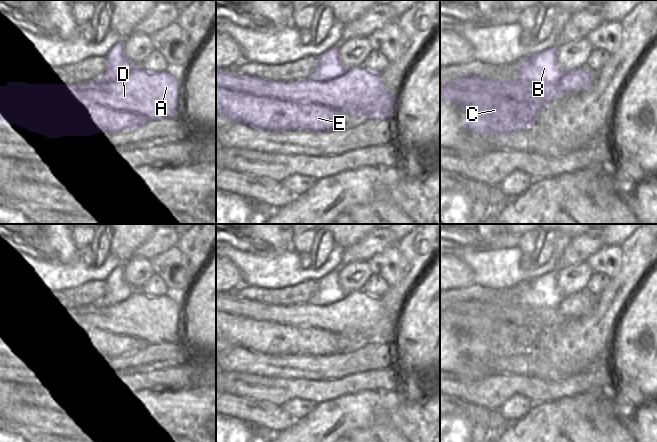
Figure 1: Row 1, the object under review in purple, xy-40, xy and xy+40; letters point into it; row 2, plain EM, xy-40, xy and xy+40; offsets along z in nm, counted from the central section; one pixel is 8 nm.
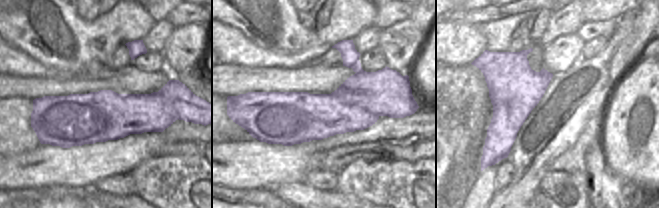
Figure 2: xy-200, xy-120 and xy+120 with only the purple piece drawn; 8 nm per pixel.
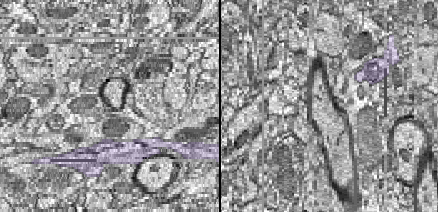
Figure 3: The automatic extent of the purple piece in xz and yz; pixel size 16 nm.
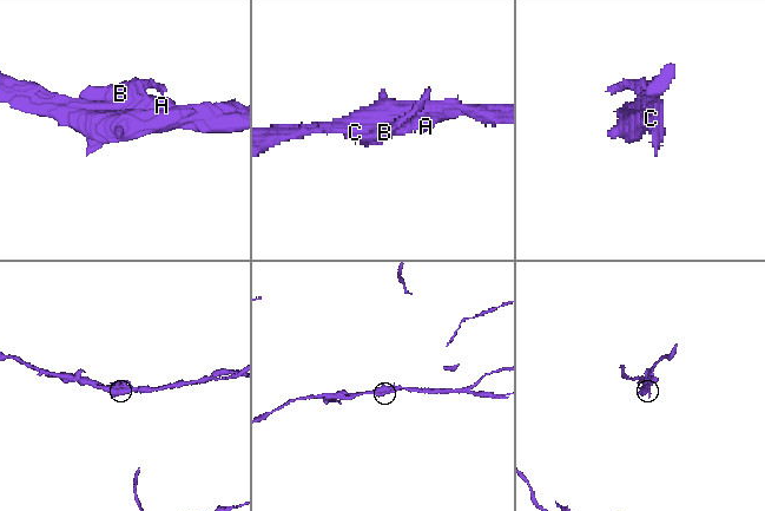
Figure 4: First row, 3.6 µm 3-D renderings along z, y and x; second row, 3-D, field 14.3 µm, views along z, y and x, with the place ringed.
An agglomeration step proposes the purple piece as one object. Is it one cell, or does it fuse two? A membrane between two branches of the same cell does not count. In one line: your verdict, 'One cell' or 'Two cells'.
Two cells.

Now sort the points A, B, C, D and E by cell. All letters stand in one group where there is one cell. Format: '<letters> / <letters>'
A D / B C E

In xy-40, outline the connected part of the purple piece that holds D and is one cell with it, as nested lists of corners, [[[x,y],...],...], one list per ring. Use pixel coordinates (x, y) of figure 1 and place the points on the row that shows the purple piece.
[[[134,68],[126,76],[110,82],[86,84],[28,84],[8,82],[0,88],[18,92],[84,100],[94,102],[110,110],[140,114],[149,120],[164,120],[176,117],[180,81],[167,70],[146,72]]]

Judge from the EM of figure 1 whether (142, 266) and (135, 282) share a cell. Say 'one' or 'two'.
one

